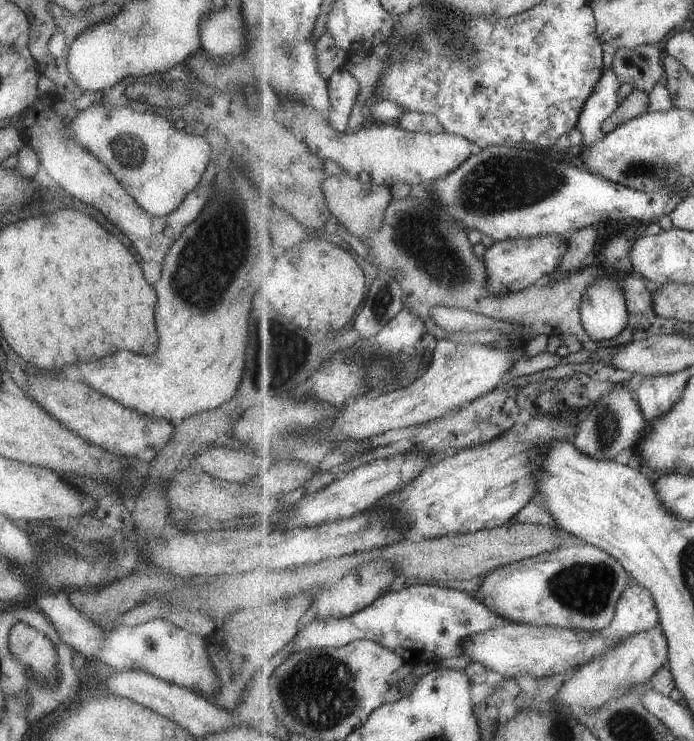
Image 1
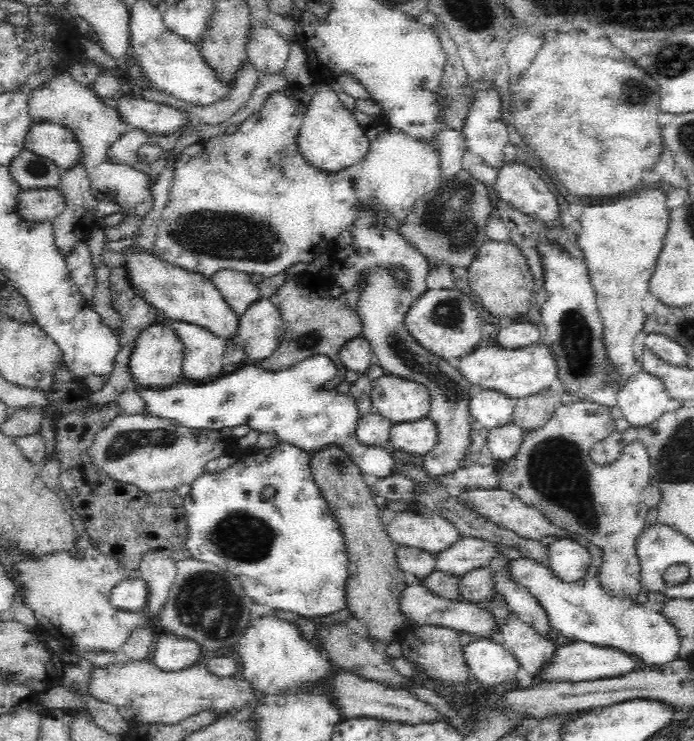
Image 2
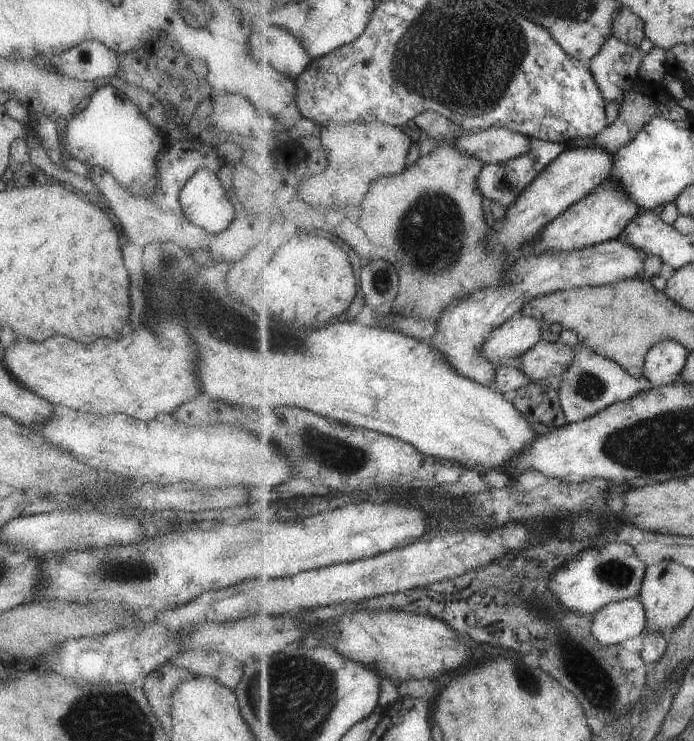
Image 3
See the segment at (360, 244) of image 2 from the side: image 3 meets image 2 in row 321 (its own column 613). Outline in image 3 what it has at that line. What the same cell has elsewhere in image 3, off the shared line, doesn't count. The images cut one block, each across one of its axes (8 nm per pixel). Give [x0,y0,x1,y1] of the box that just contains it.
[559,338,654,423]

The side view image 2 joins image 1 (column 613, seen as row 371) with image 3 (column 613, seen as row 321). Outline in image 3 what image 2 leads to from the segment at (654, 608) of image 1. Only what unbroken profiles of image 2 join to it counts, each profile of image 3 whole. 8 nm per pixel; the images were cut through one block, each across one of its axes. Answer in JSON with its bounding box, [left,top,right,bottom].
[592,596,647,647]

